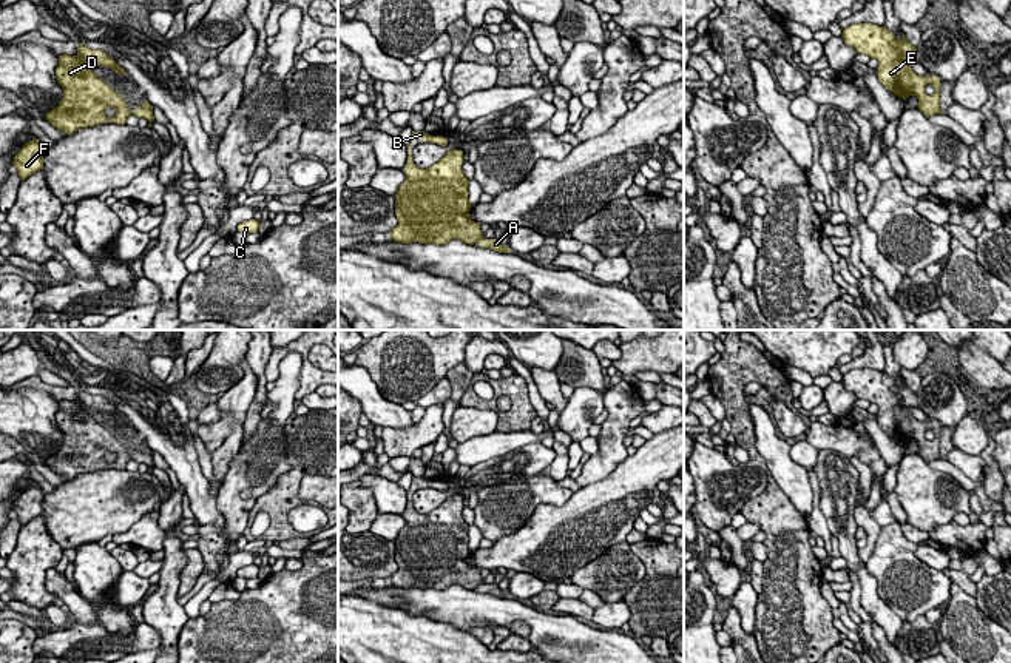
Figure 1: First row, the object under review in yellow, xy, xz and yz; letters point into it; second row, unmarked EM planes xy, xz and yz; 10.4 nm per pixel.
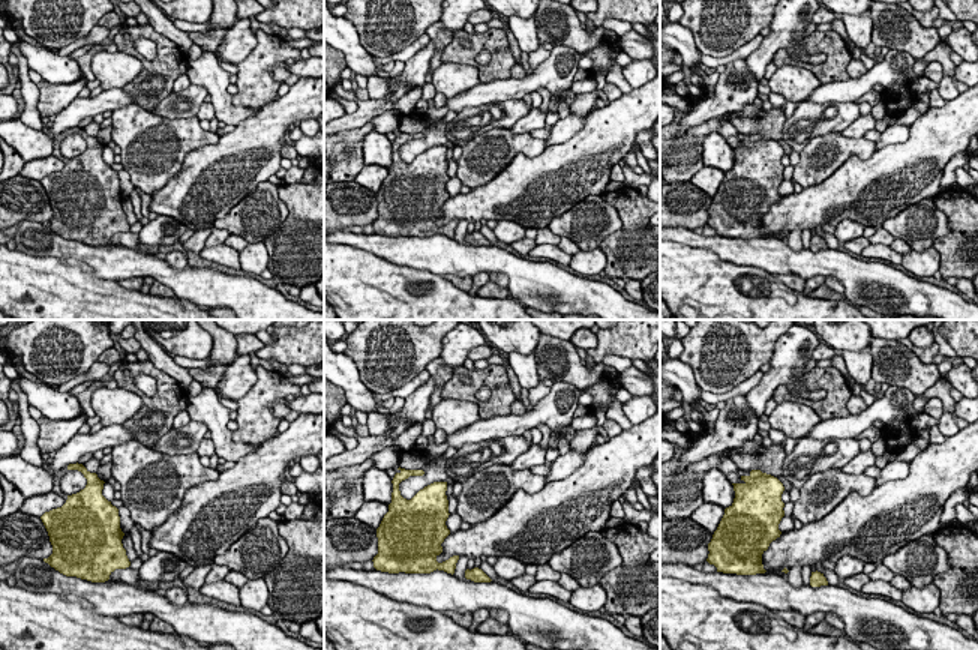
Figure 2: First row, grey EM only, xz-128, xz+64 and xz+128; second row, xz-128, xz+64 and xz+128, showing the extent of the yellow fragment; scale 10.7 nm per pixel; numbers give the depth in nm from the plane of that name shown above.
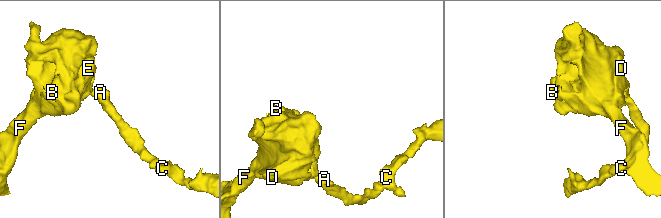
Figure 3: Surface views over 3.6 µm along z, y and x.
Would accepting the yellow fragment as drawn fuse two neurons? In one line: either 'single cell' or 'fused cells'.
fused cells

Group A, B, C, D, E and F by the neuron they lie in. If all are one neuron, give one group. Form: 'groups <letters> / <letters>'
groups A C / B D E F

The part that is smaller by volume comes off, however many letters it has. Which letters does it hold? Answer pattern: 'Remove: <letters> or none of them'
Remove: A, C

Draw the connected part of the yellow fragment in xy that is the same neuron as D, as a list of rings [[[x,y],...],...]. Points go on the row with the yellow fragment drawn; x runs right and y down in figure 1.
[[[77,45],[77,54],[59,56],[56,79],[63,88],[60,103],[45,114],[46,120],[68,136],[80,128],[107,122],[123,125],[131,114],[127,102],[99,79],[85,63],[111,68],[127,76],[110,56],[100,49]]]

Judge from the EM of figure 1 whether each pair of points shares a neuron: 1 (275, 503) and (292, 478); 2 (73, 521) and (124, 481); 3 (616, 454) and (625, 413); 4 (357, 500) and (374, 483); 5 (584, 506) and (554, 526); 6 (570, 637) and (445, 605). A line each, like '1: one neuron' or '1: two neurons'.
1: one neuron
2: one neuron
3: one neuron
4: two neurons
5: one neuron
6: one neuron

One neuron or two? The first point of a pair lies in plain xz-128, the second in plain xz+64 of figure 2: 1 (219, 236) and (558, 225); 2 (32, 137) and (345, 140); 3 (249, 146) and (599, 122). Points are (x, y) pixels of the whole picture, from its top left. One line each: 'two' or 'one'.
1: two
2: two
3: one

